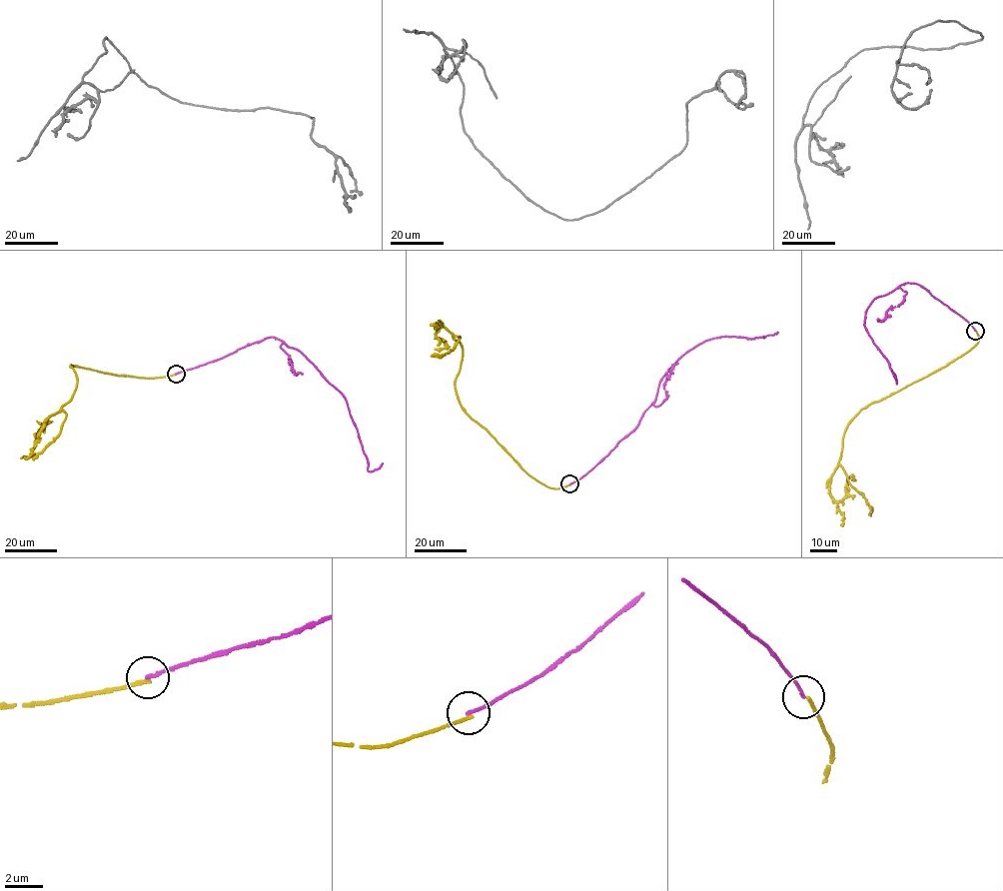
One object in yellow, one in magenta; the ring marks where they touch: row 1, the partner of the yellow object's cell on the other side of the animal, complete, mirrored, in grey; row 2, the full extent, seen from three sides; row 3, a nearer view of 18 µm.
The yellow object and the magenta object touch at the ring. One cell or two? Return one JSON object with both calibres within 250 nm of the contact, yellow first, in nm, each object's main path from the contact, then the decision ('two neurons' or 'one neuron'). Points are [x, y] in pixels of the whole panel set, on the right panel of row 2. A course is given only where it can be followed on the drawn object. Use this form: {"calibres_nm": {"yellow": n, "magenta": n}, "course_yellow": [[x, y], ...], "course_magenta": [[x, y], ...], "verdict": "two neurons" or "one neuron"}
{"calibres_nm": {"yellow": 190, "magenta": 170}, "course_yellow": [[975, 331], [978, 342], [970, 350], [868, 404], [848, 425], [830, 482], [835, 501], [843, 498], [852, 479]], "course_magenta": [[975, 331], [926, 290], [905, 283], [873, 301], [865, 316], [866, 330], [888, 361], [896, 384], [892, 372]], "verdict": "two neurons"}

